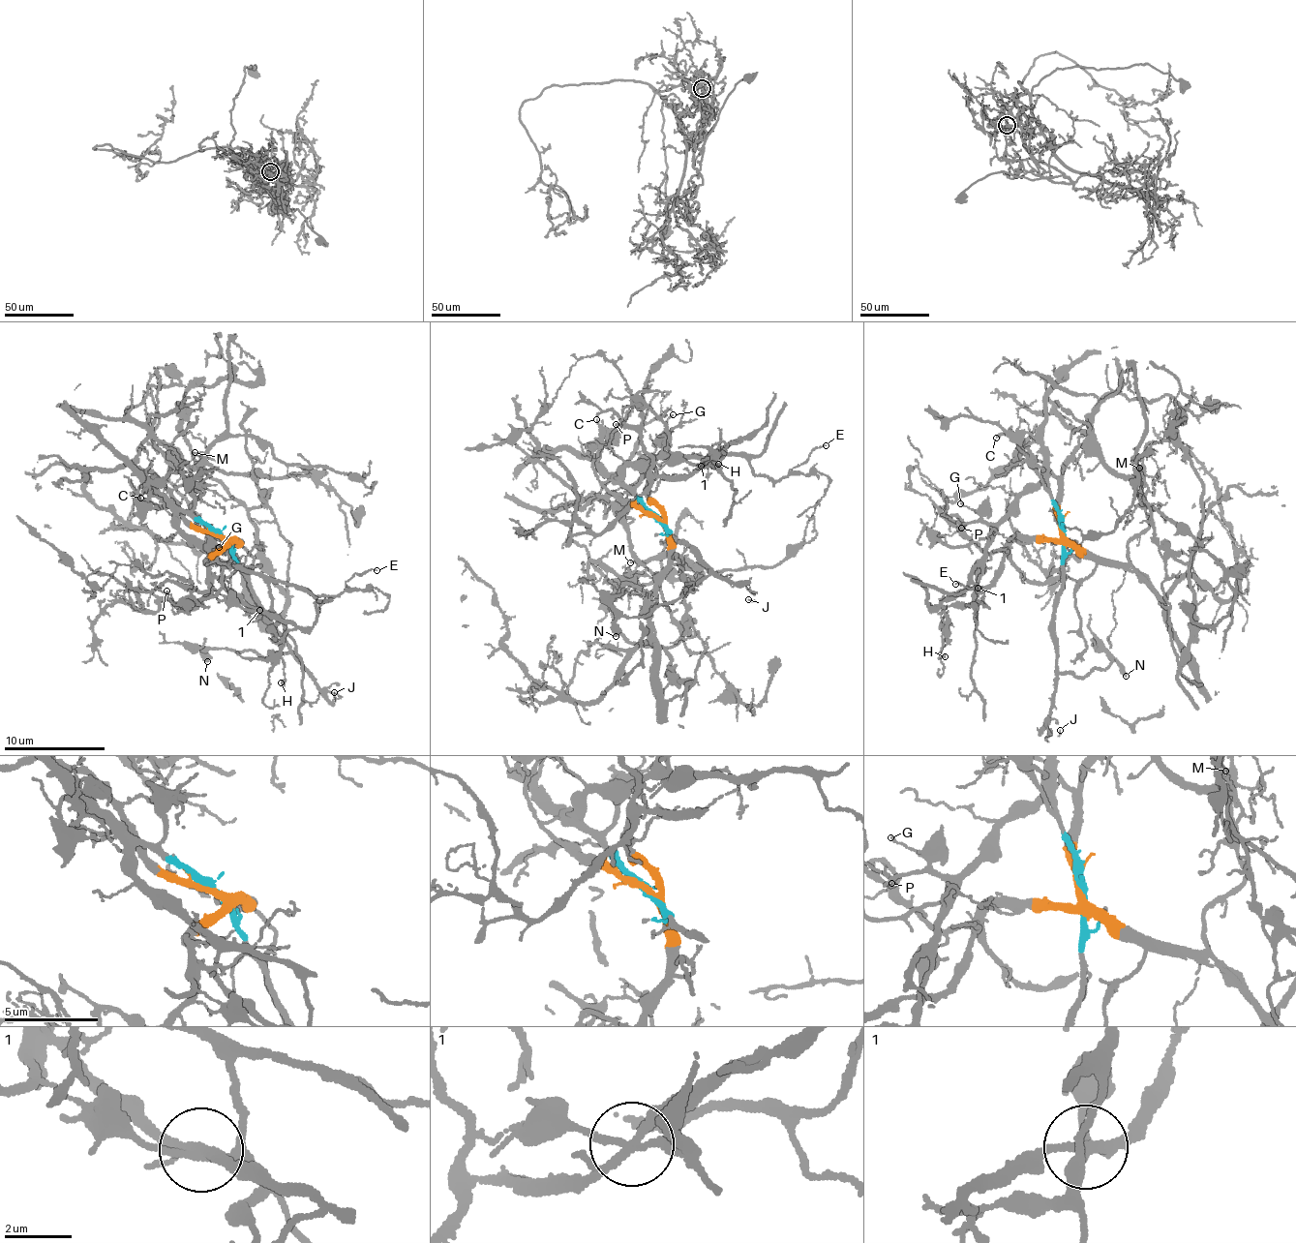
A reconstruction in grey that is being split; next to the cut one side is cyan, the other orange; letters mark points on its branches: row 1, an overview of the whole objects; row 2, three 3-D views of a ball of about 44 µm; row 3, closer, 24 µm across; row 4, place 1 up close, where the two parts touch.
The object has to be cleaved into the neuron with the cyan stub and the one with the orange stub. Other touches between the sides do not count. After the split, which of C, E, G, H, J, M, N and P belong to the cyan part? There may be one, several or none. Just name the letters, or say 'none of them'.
E, G, J, N, P

